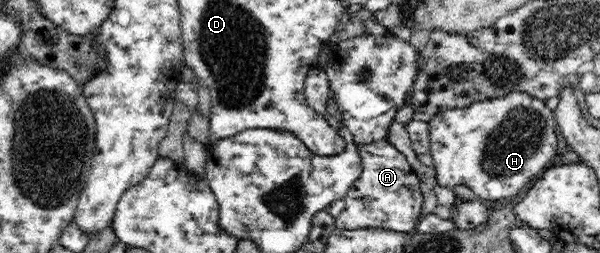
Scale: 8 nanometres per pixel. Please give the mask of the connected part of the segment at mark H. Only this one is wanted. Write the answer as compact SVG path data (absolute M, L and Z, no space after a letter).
M511 91L502 98L480 99L466 107L442 107L427 122L427 132L437 184L451 189L464 184L485 203L510 199L526 184L534 183L549 168L548 164L556 154L556 146L560 146L560 134L556 134L559 132L556 114L552 114L541 99L534 98L525 91Z

